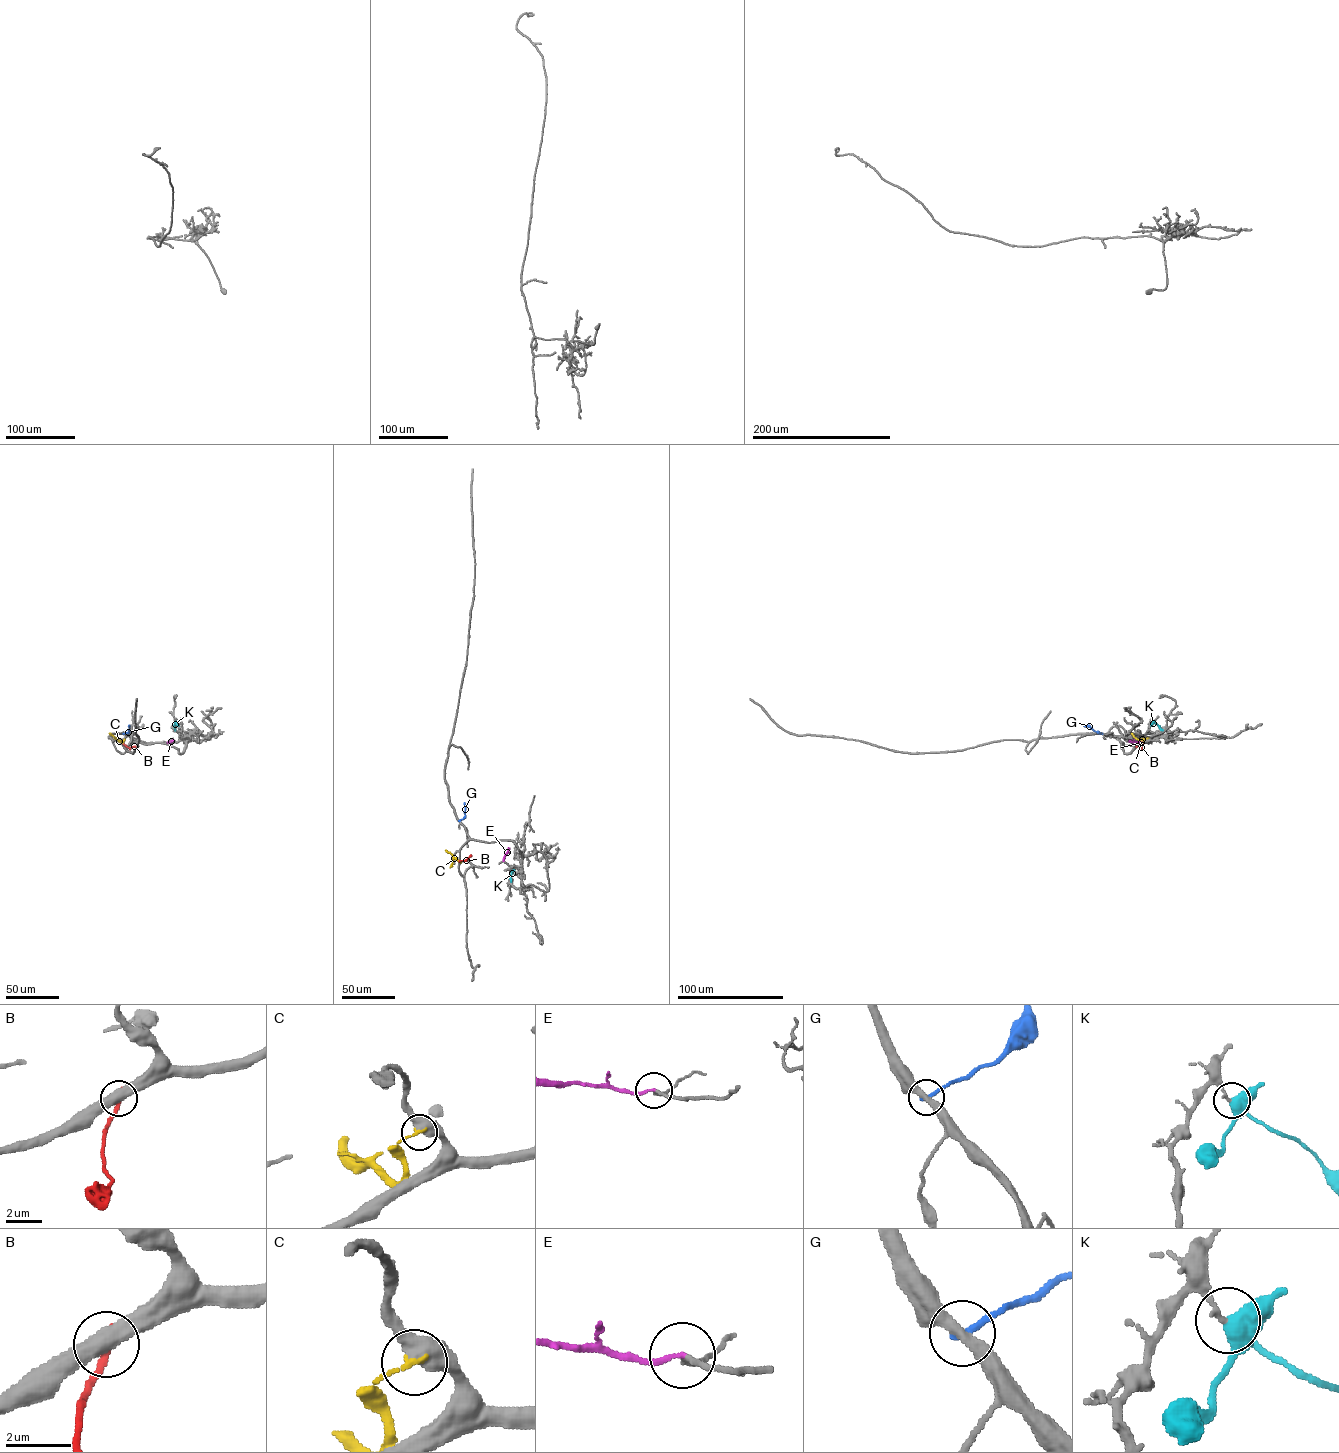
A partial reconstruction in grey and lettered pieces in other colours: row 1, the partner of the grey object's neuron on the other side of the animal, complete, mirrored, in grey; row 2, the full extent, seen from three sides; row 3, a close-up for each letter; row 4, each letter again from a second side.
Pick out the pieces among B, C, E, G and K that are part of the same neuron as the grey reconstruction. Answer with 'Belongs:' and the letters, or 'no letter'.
Belongs: no letter

